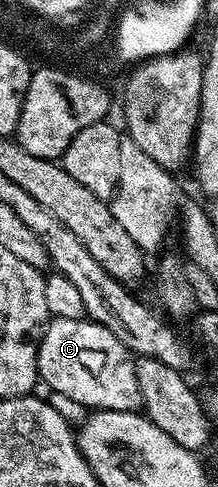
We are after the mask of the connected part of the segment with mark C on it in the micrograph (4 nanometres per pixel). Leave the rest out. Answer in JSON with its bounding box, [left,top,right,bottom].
[39,318,142,412]

